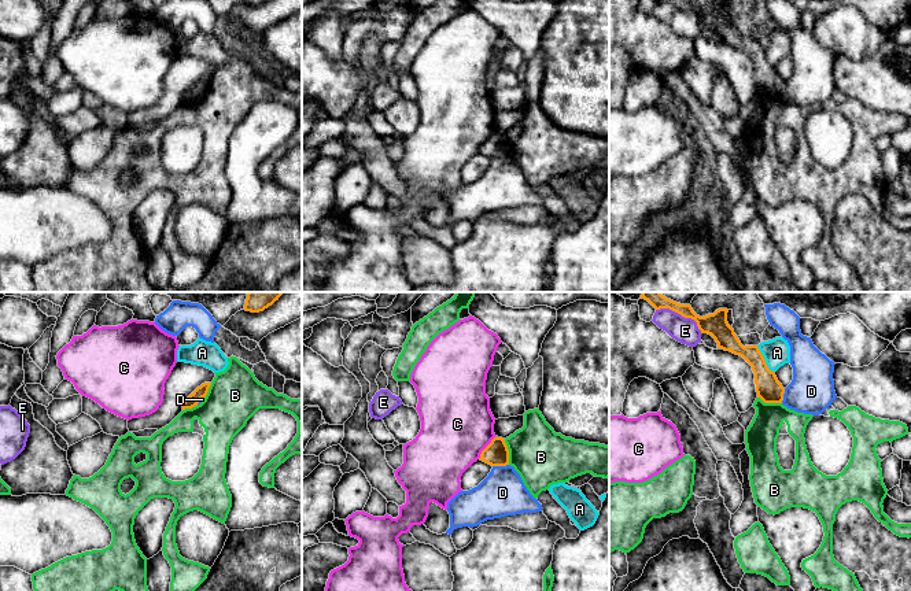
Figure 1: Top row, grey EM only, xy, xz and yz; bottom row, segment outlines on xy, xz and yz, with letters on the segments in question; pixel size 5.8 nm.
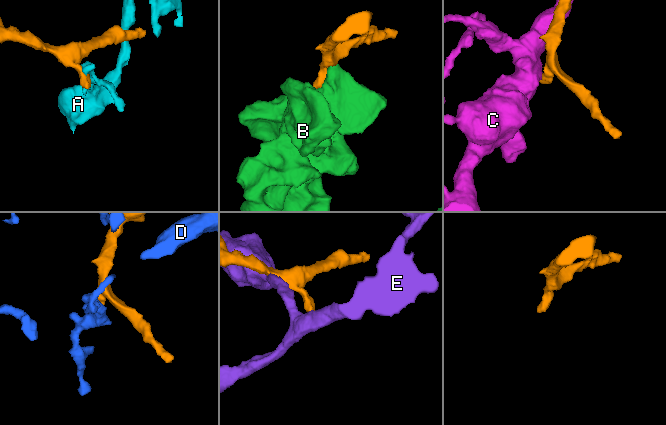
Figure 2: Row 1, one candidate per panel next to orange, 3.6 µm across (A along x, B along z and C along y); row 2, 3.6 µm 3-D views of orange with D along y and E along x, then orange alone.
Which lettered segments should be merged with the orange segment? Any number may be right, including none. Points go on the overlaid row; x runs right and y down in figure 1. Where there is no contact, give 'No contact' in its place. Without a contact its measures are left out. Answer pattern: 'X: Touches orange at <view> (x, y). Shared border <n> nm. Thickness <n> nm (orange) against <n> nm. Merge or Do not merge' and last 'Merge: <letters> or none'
A: Touches orange at yz (764, 359). Shared border 190 nm. Thickness 150 nm (orange) against 160 nm. Do not merge
B: Touches orange at xz (508, 451). Shared border 160 nm. Thickness 140 nm (orange) against 320 nm. Do not merge
C: Touches orange at xz (486, 447). Shared border 170 nm. Thickness 140 nm (orange) against 420 nm. Do not merge
D: Touches orange at xz (500, 465). Shared border 100 nm. Thickness 140 nm (orange) against 280 nm. Do not merge
E: Touches orange at yz (681, 314). Shared border 300 nm. Thickness 140 nm (orange) against 150 nm. Do not merge
Merge: none

